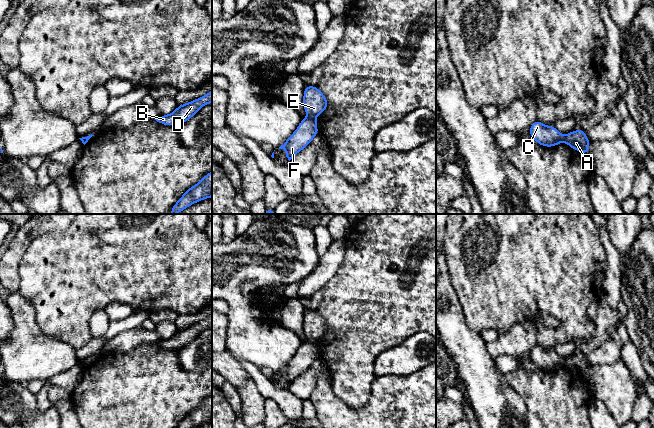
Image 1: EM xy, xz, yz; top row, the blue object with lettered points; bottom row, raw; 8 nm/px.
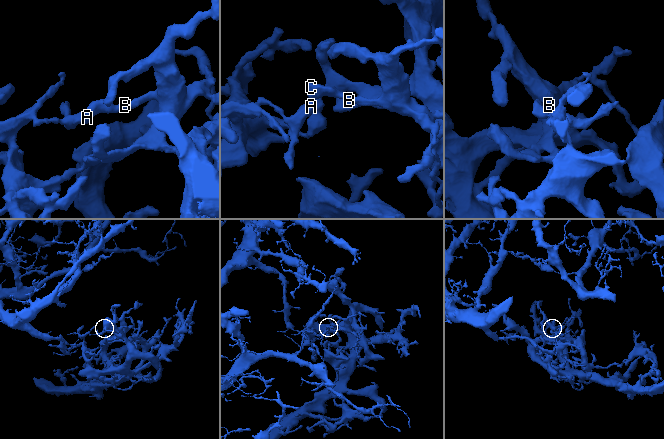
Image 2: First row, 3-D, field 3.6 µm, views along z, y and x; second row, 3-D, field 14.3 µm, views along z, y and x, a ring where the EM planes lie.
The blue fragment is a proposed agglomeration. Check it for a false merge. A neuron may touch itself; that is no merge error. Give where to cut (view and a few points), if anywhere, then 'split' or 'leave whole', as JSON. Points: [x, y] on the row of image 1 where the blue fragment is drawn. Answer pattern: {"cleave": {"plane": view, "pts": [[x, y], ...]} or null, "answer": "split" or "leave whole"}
{"cleave": {"plane": "xz", "pts": [[310, 116], [314, 118]]}, "answer": "split"}

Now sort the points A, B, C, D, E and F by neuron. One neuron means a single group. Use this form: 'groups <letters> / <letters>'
groups A F / B C D E

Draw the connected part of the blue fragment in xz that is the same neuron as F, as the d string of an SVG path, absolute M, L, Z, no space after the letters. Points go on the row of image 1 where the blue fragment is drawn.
M314 117L303 118L297 129L279 149L286 150L286 157L290 161L297 153L307 147L317 134L319 131L316 119Z

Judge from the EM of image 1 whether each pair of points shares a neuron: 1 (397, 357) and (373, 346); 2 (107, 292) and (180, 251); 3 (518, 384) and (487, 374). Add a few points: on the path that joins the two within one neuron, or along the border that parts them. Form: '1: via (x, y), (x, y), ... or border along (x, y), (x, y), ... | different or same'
1: border along (405, 340), (386, 348), (375, 358), (375, 373) | different
2: via (125, 274), (142, 257), (162, 257) | same
3: border along (502, 375), (502, 380), (520, 395) | different

